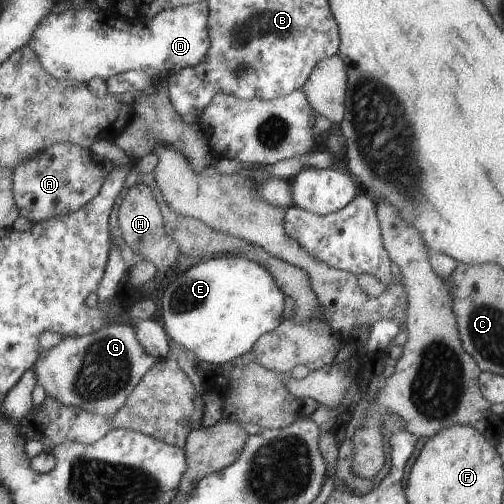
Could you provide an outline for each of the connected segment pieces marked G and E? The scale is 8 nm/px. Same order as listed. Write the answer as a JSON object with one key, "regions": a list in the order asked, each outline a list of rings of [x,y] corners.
{"regions":[[[[123,321],[107,323],[107,326],[86,335],[62,337],[52,349],[41,350],[31,368],[36,383],[44,388],[45,394],[60,404],[111,417],[125,404],[130,390],[156,361],[137,342],[131,324]]],[[[219,255],[187,267],[165,288],[161,320],[171,344],[187,350],[192,359],[221,364],[251,350],[263,333],[282,320],[283,291],[259,263],[241,255]]]]}

